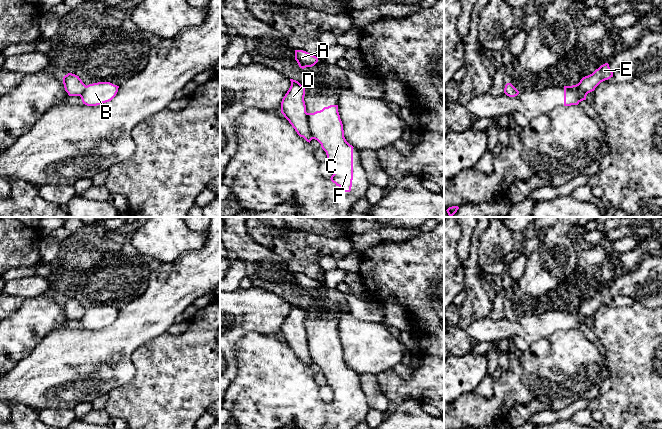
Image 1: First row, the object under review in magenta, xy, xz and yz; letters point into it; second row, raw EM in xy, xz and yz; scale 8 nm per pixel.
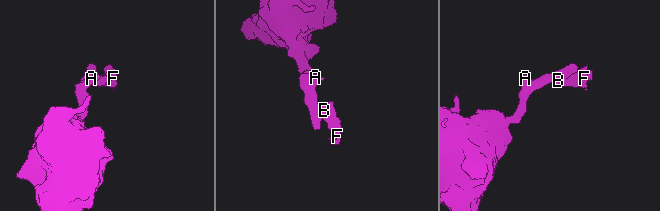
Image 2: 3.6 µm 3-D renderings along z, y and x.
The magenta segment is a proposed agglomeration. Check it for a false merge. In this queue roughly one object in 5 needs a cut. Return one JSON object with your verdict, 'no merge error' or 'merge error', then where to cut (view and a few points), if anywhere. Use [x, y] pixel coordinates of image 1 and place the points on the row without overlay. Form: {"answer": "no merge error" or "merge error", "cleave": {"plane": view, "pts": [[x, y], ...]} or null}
{"answer": "merge error", "cleave": {"plane": "xz", "pts": [[306, 337], [308, 352], [313, 362]]}}

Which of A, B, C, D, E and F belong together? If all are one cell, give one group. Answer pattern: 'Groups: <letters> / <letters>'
Groups: A D E / B C F

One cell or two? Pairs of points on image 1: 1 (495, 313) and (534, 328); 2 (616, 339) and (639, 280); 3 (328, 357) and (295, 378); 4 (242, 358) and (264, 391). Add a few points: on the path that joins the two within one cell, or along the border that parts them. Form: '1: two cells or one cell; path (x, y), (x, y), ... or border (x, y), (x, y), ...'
1: two cells; border (489, 316), (495, 320), (503, 317)
2: two cells; border (634, 300), (640, 301), (651, 309)
3: one cell; path (338, 379), (333, 405), (315, 400)
4: one cell; path (250, 366), (264, 380), (264, 383)

